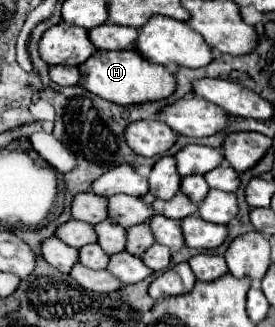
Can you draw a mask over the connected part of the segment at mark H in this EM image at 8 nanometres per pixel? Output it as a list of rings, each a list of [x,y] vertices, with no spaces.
[[[98,51],[90,57],[90,61],[86,61],[86,65],[80,65],[80,69],[80,85],[84,89],[90,89],[90,93],[124,107],[162,101],[176,91],[176,77],[164,65],[146,61],[138,51]]]

